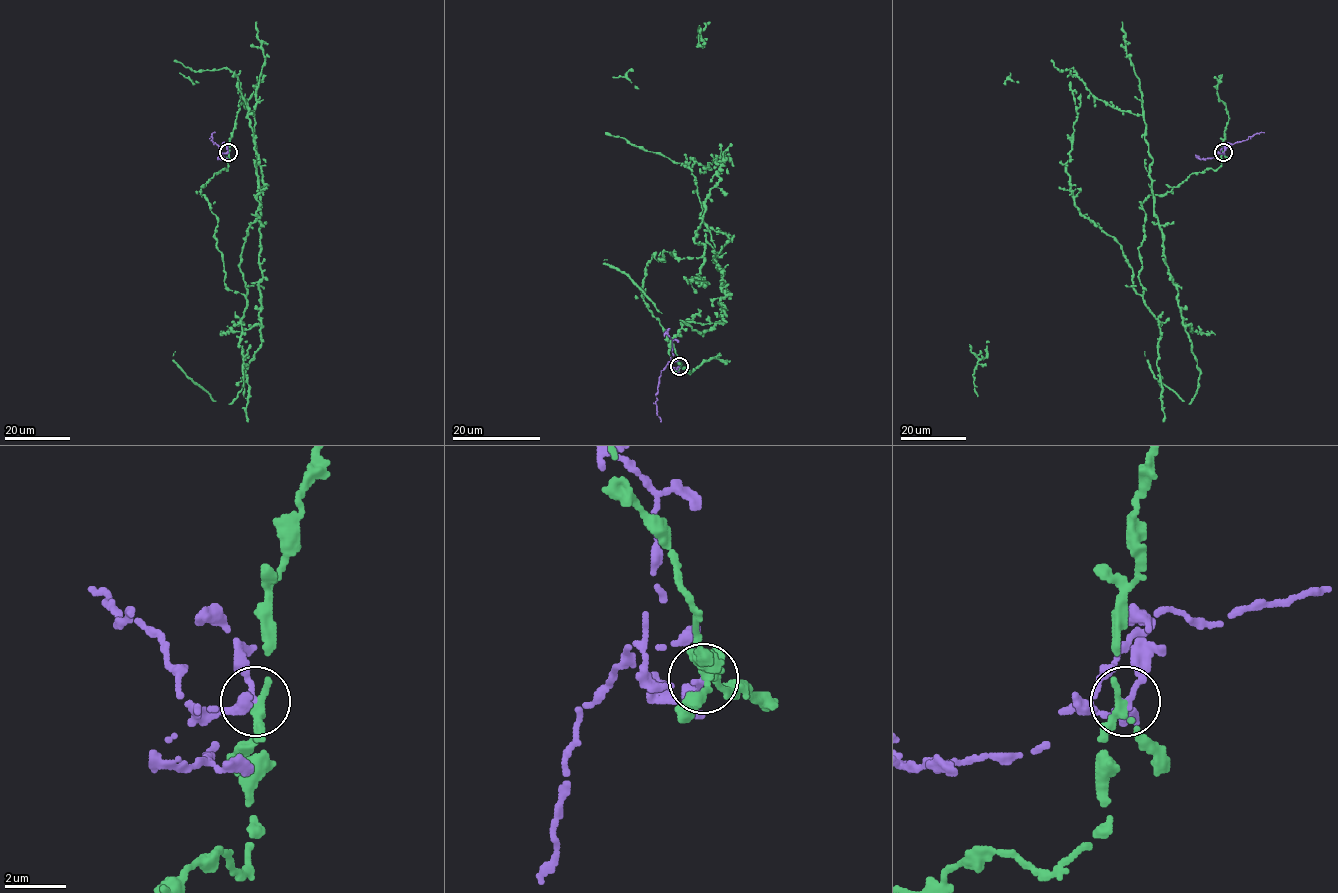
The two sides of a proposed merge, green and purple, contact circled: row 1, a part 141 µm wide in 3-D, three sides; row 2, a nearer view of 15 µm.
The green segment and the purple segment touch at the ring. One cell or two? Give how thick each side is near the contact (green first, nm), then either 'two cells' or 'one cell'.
280/160 nm | two cells

